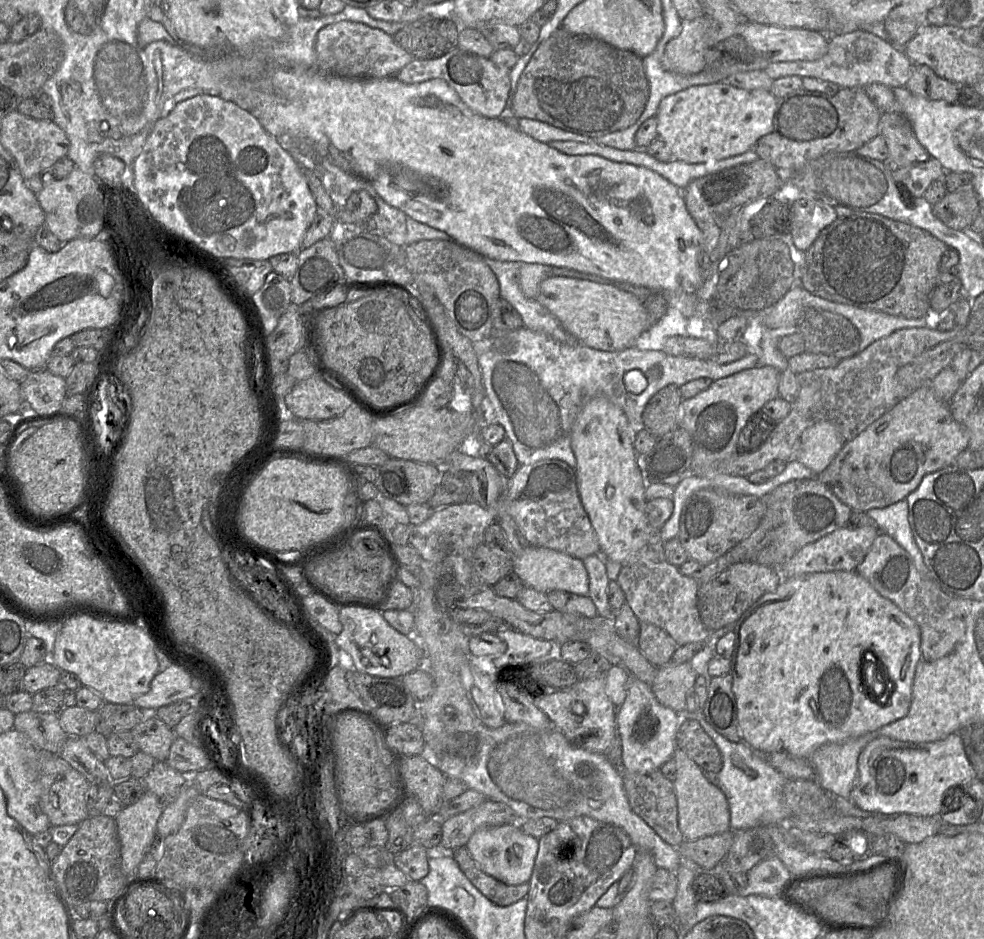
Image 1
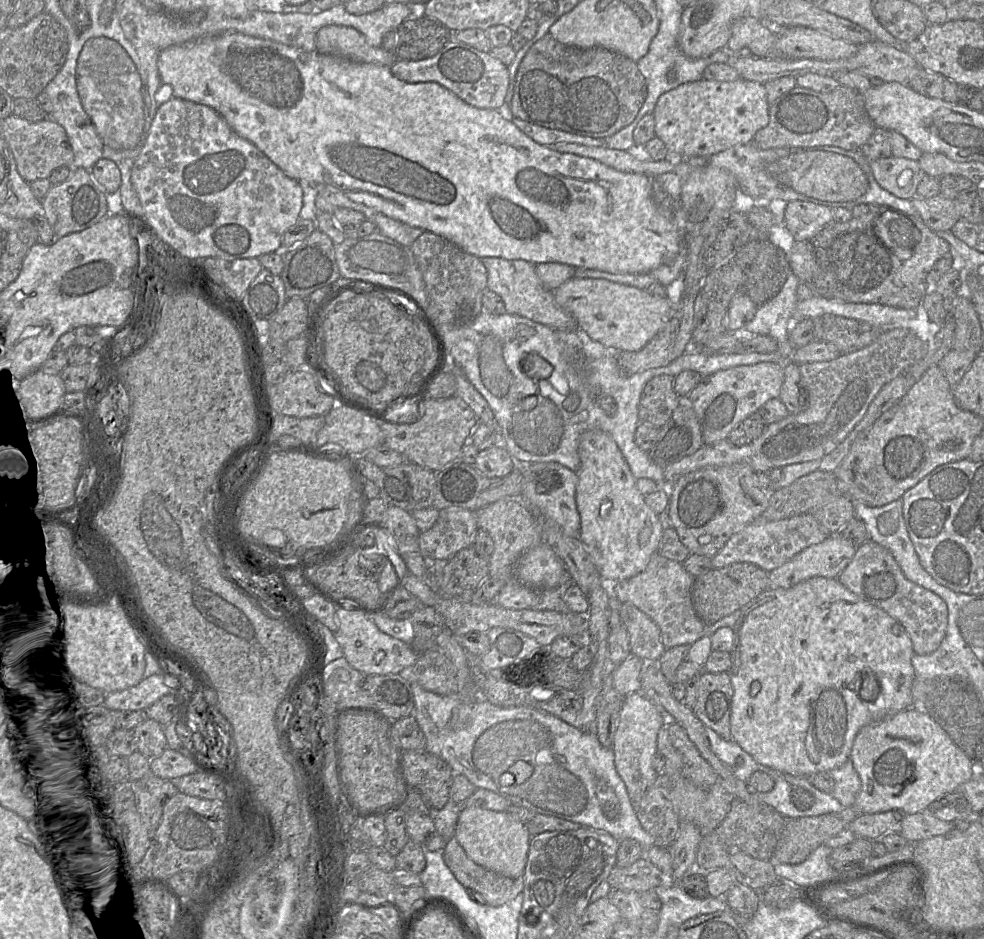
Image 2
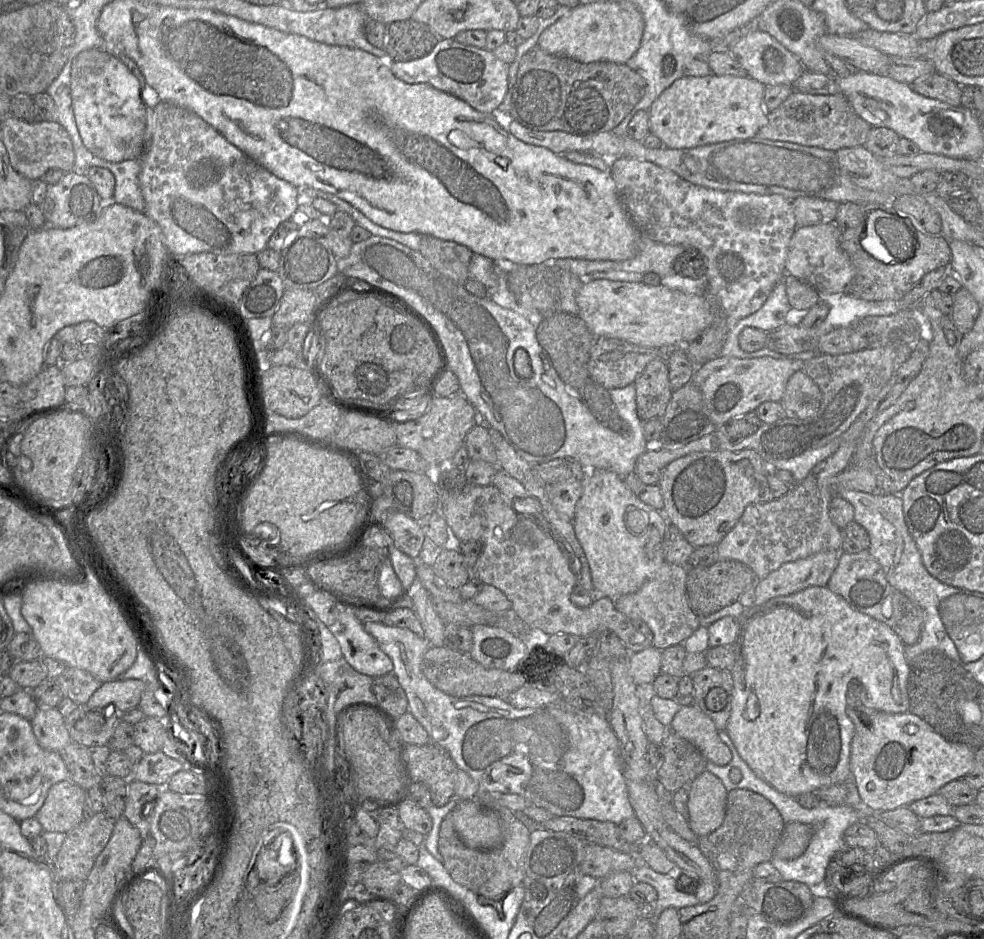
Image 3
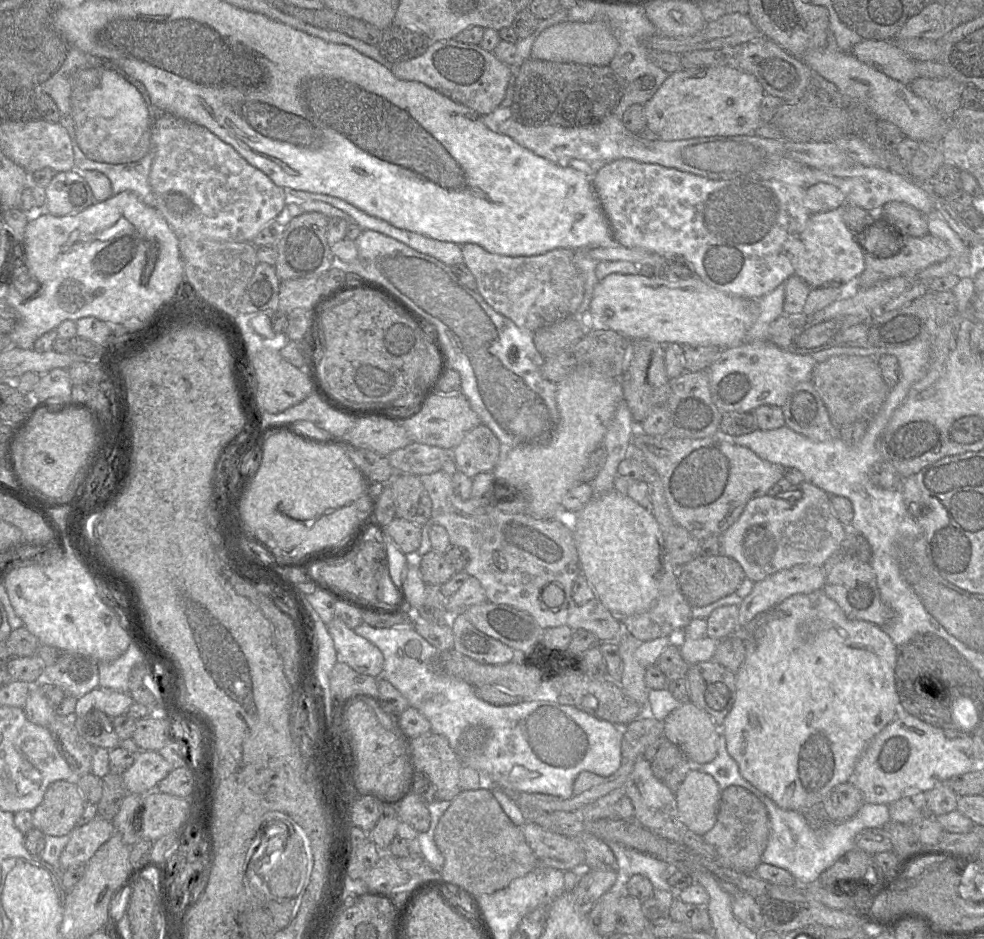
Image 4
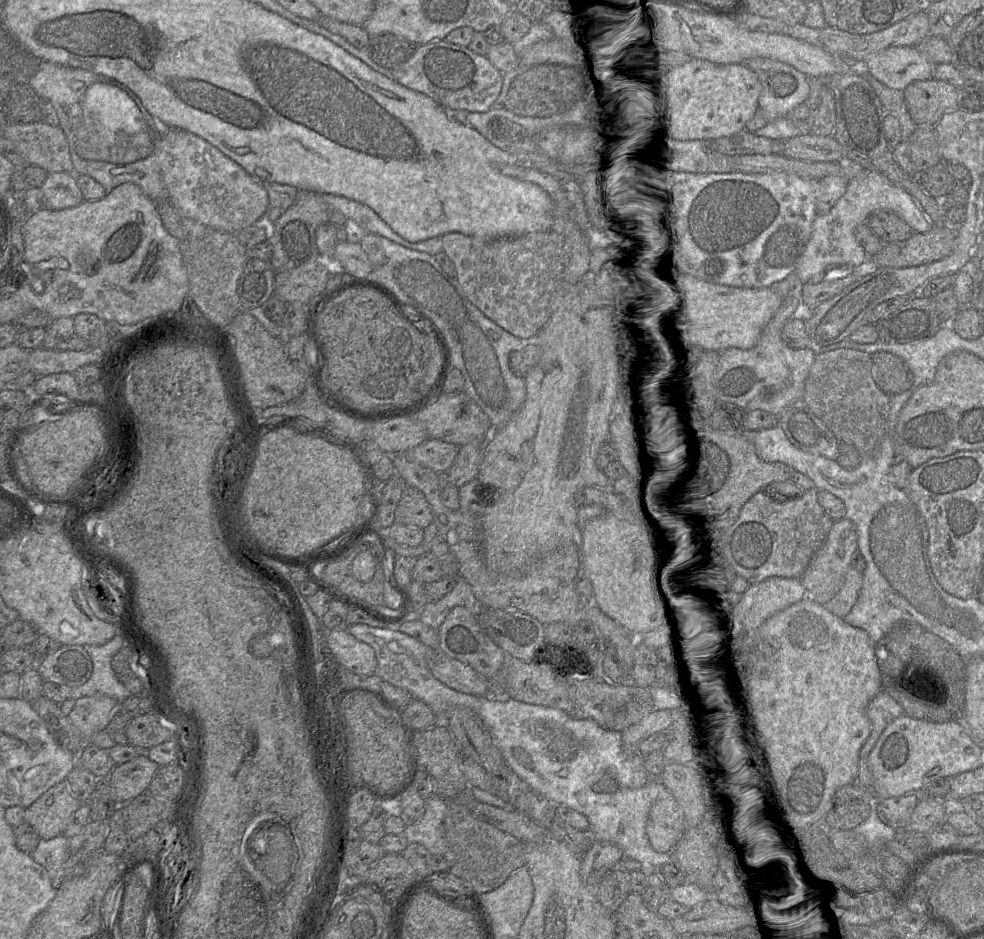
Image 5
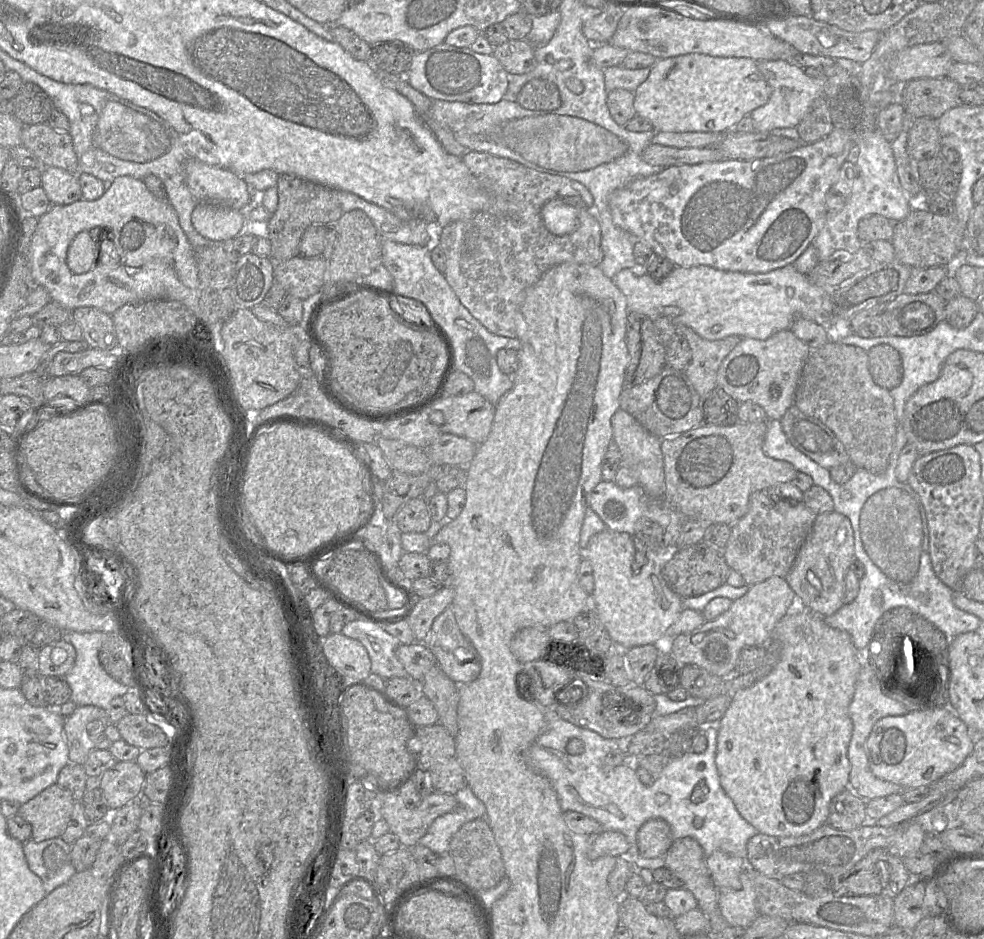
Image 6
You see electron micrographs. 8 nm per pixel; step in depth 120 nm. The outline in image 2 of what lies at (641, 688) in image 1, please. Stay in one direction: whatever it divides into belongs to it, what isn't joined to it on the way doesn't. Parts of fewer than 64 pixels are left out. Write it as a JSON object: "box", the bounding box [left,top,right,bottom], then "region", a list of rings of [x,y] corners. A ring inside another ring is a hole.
{"box":[612,692,663,803],"region":[[[642,692],[624,697],[612,749],[616,770],[625,783],[632,803],[638,803],[646,790],[660,782],[653,760],[657,754],[657,734],[663,726],[661,710]]]}

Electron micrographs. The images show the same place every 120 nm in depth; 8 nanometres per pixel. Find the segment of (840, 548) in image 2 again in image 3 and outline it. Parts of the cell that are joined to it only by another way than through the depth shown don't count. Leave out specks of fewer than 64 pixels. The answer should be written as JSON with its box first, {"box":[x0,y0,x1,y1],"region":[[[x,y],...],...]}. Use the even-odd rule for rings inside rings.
{"box":[755,550,842,605],"region":[[[828,550],[784,563],[755,584],[755,605],[787,596],[810,586],[827,586],[842,550]]]}

